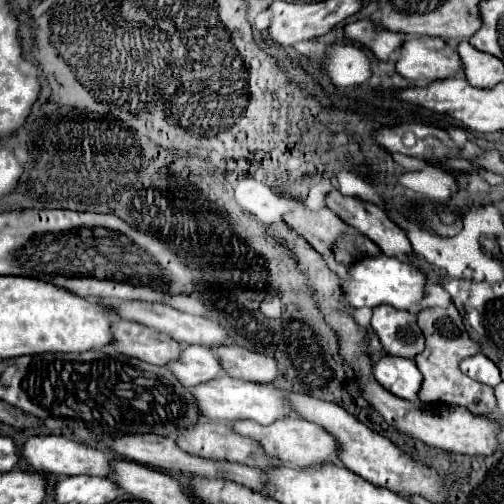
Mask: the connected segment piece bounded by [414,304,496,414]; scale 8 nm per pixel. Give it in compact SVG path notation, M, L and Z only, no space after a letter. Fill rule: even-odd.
M454 304L448 308L424 308L418 312L418 328L422 328L426 346L424 350L414 358L418 370L422 372L422 388L418 390L420 402L446 402L468 408L472 414L490 414L496 410L496 398L494 390L486 384L480 384L472 378L468 378L460 370L460 362L468 356L474 356L480 352L480 344L470 340L468 330L464 326L464 320Z

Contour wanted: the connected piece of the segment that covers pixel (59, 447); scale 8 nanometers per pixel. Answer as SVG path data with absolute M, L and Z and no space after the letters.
M32 436L28 438L28 442L22 446L22 454L24 458L30 462L30 466L36 472L42 474L66 474L66 476L74 476L74 474L90 474L90 476L112 476L112 458L108 452L102 452L94 446L88 444L78 444L70 438L64 436Z

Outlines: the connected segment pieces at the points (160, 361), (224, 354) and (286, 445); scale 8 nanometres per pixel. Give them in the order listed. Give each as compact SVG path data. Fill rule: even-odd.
M116 320L112 324L112 334L112 346L118 352L126 352L128 356L140 358L156 366L166 366L172 360L178 360L182 352L180 344L174 338L162 332L154 332L152 328L146 328L142 324L134 324L130 320Z
M218 346L212 350L220 360L224 372L232 378L252 382L274 382L278 378L278 364L272 356L248 352L242 346Z
M282 418L268 426L262 426L254 420L238 420L238 422L234 422L232 428L234 428L234 432L238 432L242 436L258 440L262 444L262 448L266 450L266 454L270 454L272 458L278 458L284 464L290 464L294 468L308 468L308 466L316 466L316 464L340 464L338 442L334 440L334 436L330 436L330 432L326 432L324 428L318 428L318 424L310 424L308 420Z

